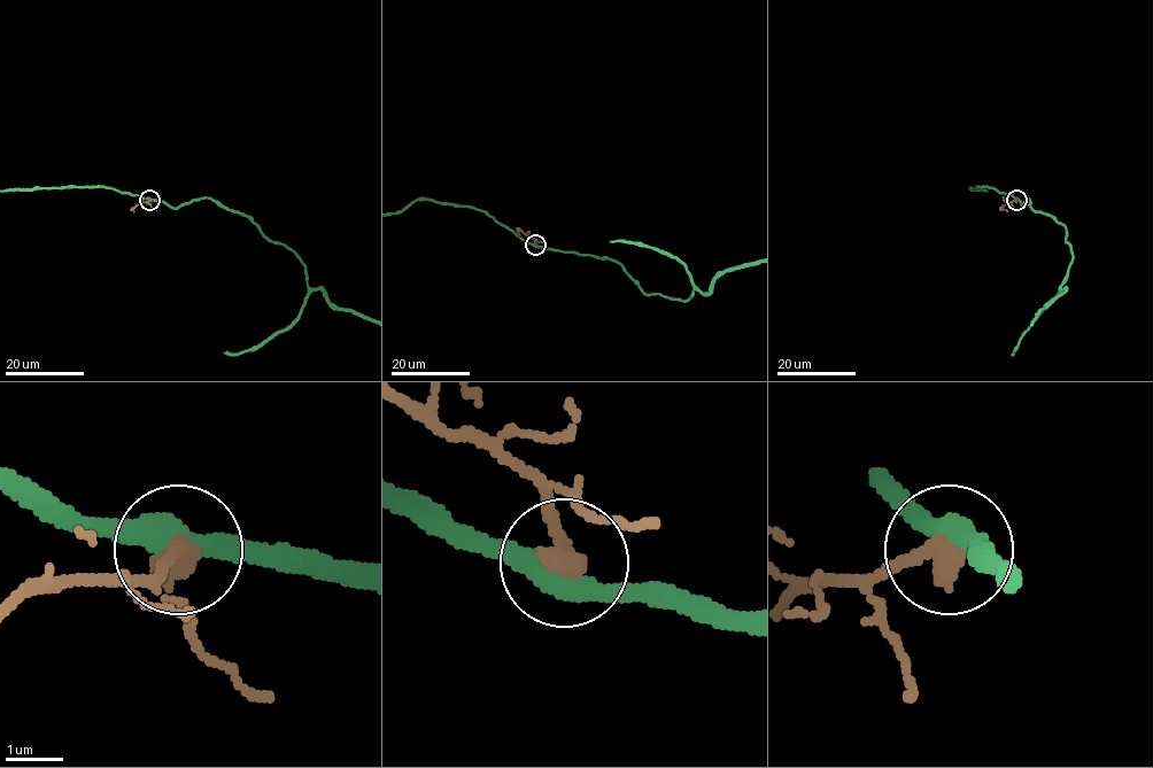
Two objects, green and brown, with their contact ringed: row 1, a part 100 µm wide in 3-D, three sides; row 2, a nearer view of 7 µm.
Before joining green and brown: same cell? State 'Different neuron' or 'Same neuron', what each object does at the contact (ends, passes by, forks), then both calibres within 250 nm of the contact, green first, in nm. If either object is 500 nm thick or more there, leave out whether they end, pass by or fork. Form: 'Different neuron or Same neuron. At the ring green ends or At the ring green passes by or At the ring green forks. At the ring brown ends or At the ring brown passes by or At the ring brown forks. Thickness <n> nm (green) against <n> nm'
Different neuron. At the ring green passes by. At the ring brown ends. Thickness 440 nm (green) against 440 nm

